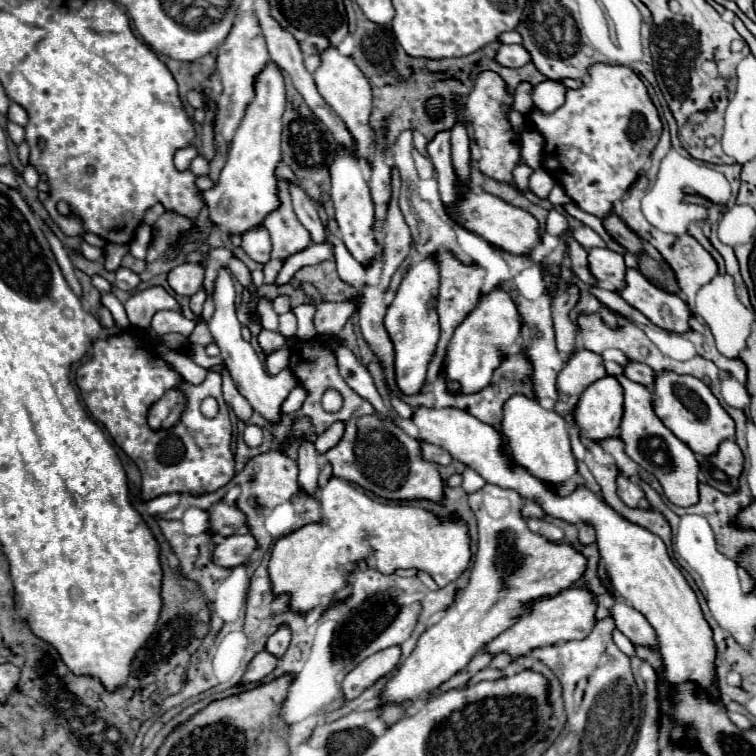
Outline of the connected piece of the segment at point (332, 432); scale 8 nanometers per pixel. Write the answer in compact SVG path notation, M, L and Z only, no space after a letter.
M334 422L326 432L322 432L320 436L318 436L318 440L314 442L316 444L316 450L320 452L320 454L326 454L330 448L334 448L338 442L340 442L340 438L342 438L342 434L344 434L344 422Z

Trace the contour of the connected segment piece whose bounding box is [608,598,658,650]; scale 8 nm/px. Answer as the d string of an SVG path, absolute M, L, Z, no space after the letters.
M614 598L614 604L608 608L608 614L614 618L616 628L632 644L640 644L640 646L658 650L656 634L652 634L652 626L648 626L648 620L638 610L634 610L632 606L628 606L622 600Z

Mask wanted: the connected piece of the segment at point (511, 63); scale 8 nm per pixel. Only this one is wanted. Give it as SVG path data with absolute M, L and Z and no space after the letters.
M510 44L510 46L500 46L494 60L500 66L508 66L508 68L520 68L524 64L530 62L528 52L520 46L520 44Z

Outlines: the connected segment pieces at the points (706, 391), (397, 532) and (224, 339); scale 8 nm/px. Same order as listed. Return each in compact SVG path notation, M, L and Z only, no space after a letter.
M664 370L654 376L652 392L652 408L654 414L662 420L662 424L672 430L694 454L712 454L722 440L734 438L734 420L720 406L718 398L710 392L710 388L692 376L680 376L676 372Z
M330 478L324 488L318 490L318 500L322 504L322 520L306 524L280 540L276 540L272 554L270 554L270 580L272 580L272 594L288 594L290 596L290 610L296 614L310 614L318 606L322 606L322 600L328 596L330 604L342 602L346 596L342 596L342 590L348 586L346 580L346 566L356 566L358 562L364 562L368 558L374 558L376 568L382 574L394 574L398 568L418 568L428 572L434 582L444 588L446 584L454 582L470 562L470 538L468 528L462 520L438 520L432 512L426 512L416 506L406 504L382 504L370 496L366 496L362 490L358 490L354 484L342 480L342 478Z
M220 268L218 270L218 276L214 280L214 290L212 290L212 300L214 300L214 306L216 306L216 312L212 316L212 320L208 322L208 330L214 338L214 342L220 346L220 352L222 352L222 358L224 358L224 364L228 366L230 370L230 376L236 384L236 388L240 390L240 394L250 402L250 406L260 412L270 424L278 424L280 422L280 416L282 416L282 402L286 400L286 396L290 394L290 390L298 384L296 376L292 374L292 370L282 370L278 376L270 376L264 368L264 364L260 362L258 354L254 352L254 348L250 346L250 342L246 342L240 334L240 322L236 318L236 306L234 306L234 300L236 300L236 292L234 292L234 284L232 284L232 276L226 268Z

